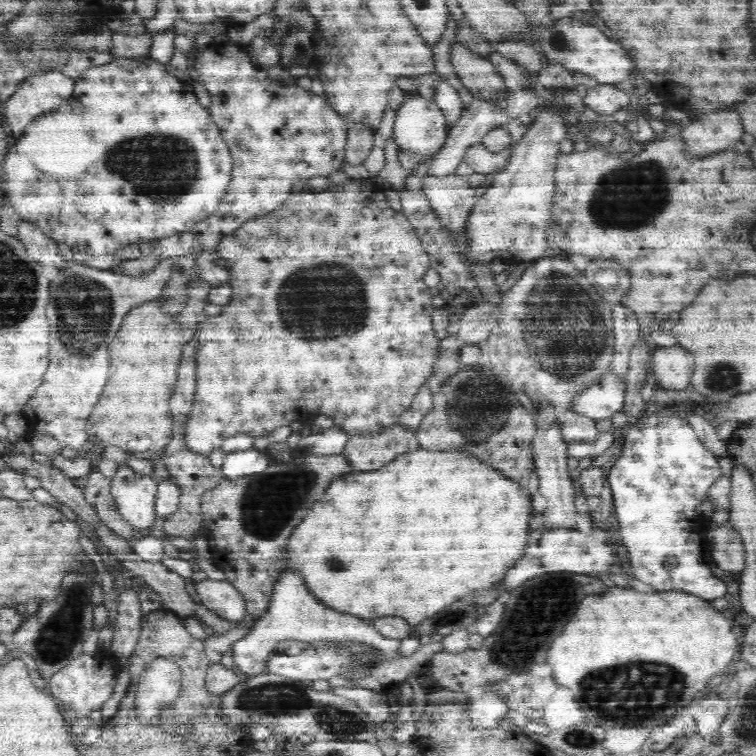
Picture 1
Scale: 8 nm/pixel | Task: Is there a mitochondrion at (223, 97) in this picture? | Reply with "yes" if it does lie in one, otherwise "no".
yes

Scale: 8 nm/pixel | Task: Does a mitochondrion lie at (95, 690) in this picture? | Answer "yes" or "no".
no

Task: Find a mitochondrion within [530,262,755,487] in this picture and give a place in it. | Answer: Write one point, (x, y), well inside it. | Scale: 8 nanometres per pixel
(722, 375)

